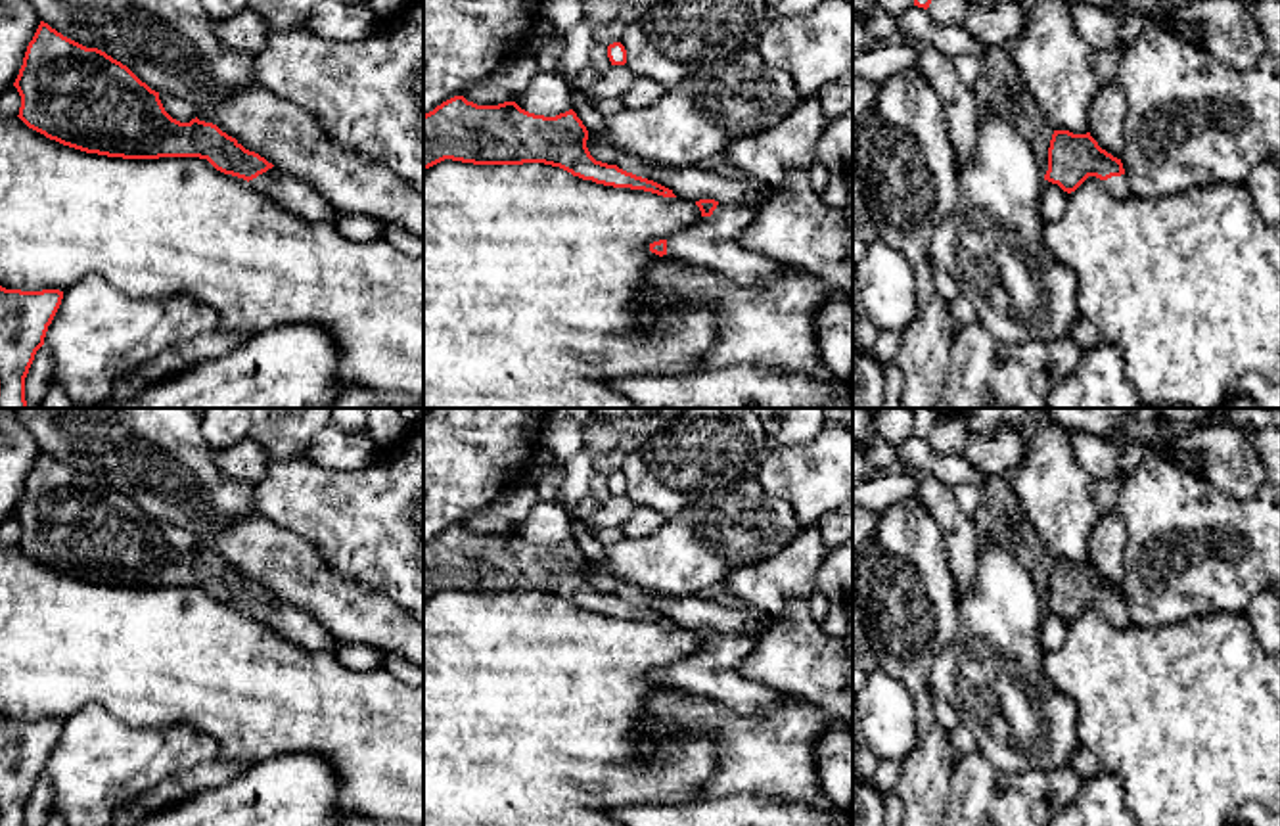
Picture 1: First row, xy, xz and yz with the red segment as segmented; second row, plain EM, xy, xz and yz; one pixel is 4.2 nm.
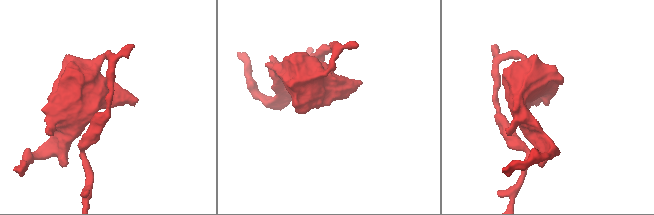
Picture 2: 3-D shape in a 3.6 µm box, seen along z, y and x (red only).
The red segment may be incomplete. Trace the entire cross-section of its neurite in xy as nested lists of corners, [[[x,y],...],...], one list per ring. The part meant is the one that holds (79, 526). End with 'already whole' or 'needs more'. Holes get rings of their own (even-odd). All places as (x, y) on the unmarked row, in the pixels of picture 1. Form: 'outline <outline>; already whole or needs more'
outline [[[44,450],[13,516],[21,525],[17,546],[63,575],[123,588],[207,588],[307,652],[337,652],[339,642],[310,613],[245,579],[213,552],[172,548],[159,521],[126,494]]]; needs more

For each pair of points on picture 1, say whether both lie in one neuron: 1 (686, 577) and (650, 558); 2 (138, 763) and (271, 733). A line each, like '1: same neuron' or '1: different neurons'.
1: same neuron
2: different neurons

